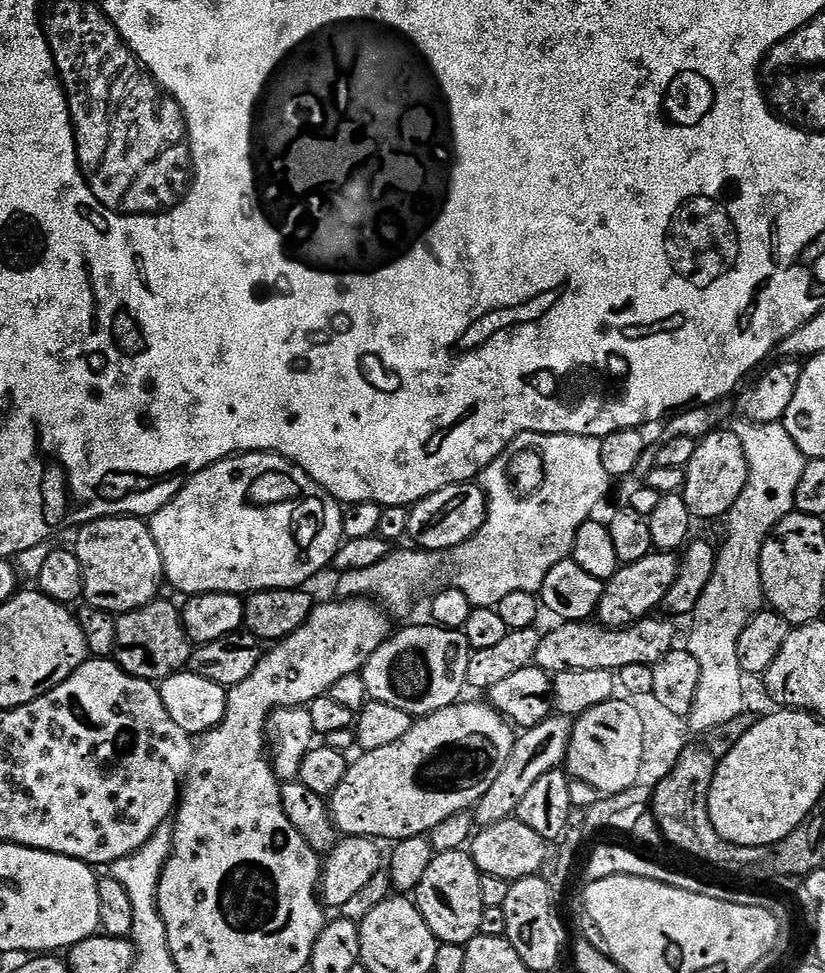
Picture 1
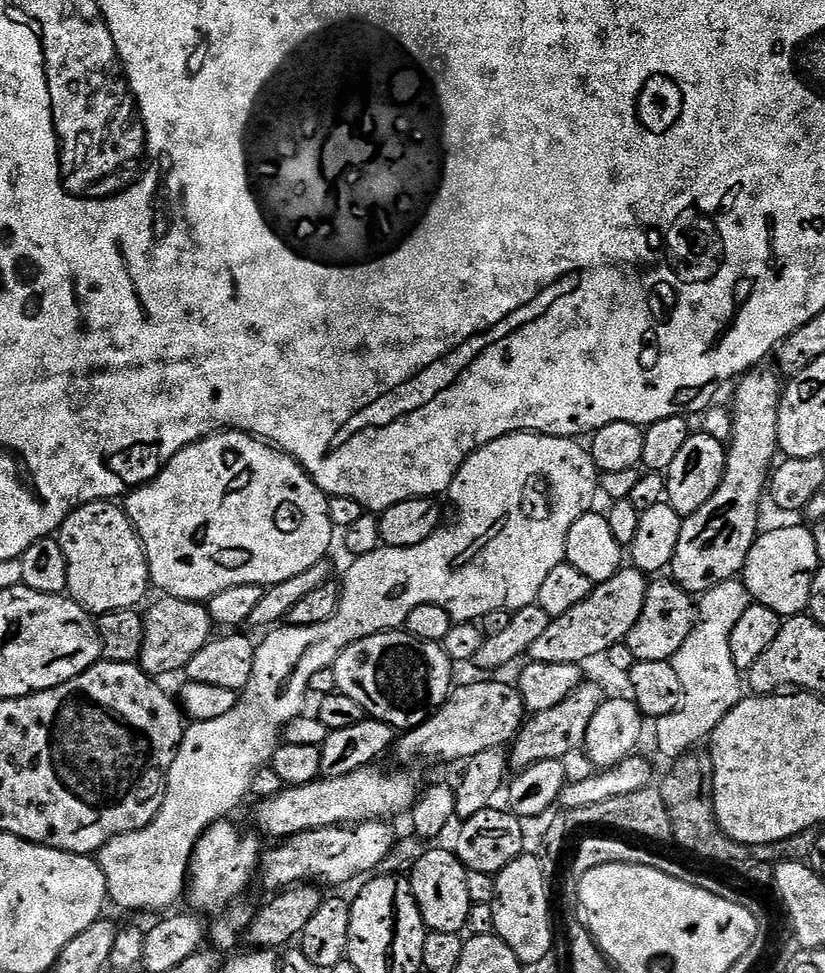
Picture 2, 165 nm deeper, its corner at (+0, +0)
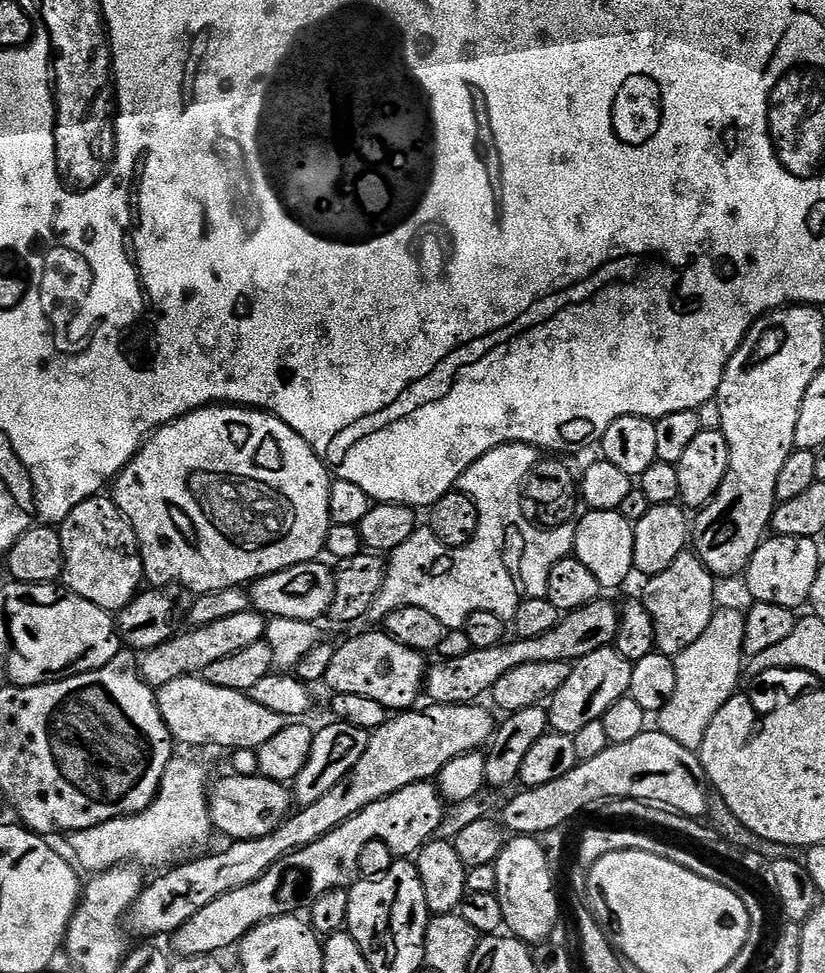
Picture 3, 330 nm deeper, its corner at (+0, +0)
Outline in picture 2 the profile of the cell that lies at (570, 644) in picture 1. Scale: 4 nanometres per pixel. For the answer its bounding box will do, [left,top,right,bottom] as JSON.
[626,578,698,662]

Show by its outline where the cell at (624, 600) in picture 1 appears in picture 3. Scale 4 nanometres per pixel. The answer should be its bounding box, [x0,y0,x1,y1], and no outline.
[423,598,620,704]

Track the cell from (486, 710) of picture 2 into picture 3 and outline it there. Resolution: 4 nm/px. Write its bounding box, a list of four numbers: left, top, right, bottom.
[126,704,494,938]

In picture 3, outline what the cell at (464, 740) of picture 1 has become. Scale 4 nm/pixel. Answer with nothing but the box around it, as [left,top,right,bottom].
[208,774,294,841]

